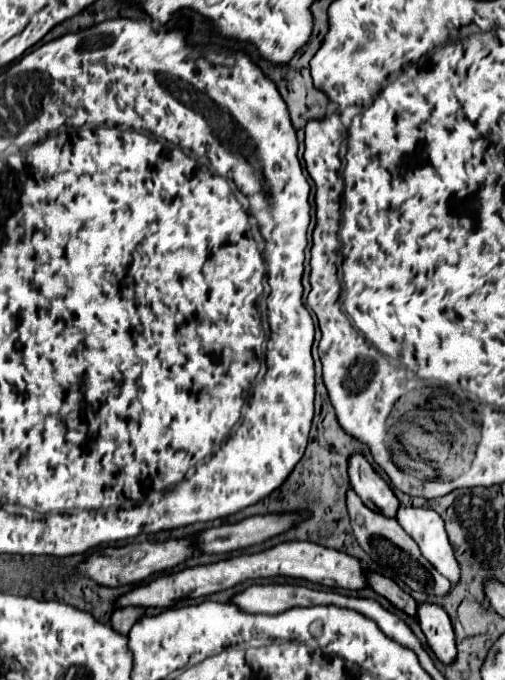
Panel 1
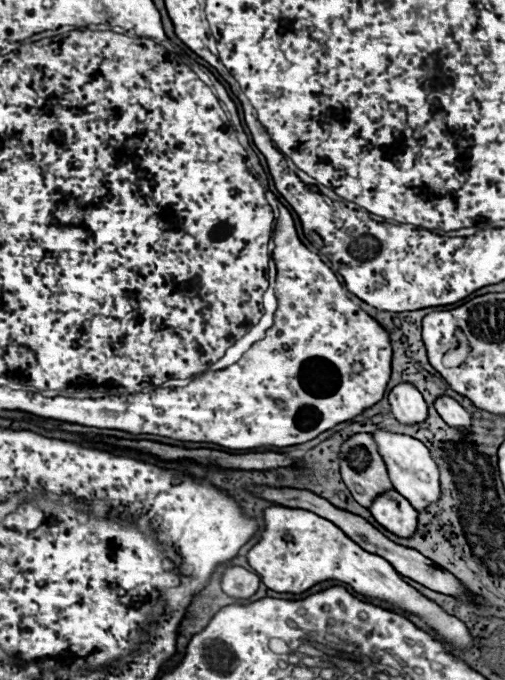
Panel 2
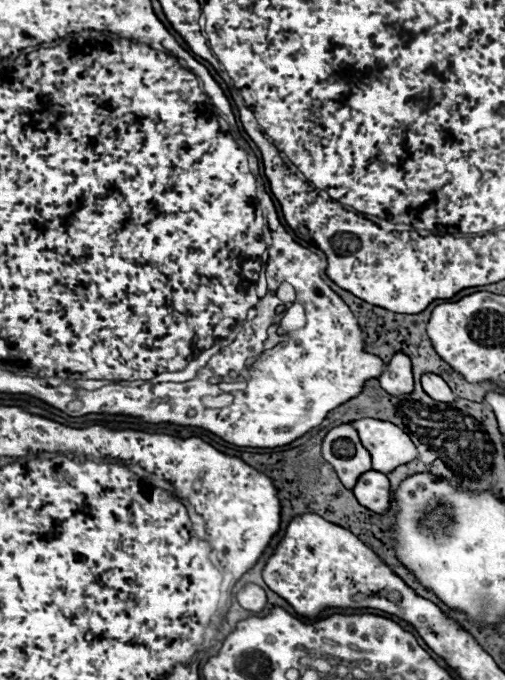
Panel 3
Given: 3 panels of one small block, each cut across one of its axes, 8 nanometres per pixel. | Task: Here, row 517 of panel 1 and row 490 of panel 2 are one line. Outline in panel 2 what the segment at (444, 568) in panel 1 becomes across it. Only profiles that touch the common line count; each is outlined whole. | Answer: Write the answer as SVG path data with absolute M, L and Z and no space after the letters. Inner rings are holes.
M376 430L376 432L372 432L372 438L376 440L376 448L378 448L380 456L384 458L384 464L386 464L386 468L388 468L388 478L390 478L392 486L394 486L416 510L422 510L422 508L430 506L432 502L436 502L436 500L440 498L438 468L436 468L434 460L430 458L428 448L426 448L420 440L414 440L412 436L404 436L404 434L386 432L386 430Z

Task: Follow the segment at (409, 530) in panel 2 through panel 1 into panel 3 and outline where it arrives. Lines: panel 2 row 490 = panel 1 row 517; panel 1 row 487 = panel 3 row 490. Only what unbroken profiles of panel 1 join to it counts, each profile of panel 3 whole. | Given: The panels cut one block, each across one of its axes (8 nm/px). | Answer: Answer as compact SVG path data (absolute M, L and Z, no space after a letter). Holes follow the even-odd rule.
M368 470L364 472L358 482L352 488L354 496L358 498L360 504L370 508L372 512L386 512L390 506L390 482L386 474Z

